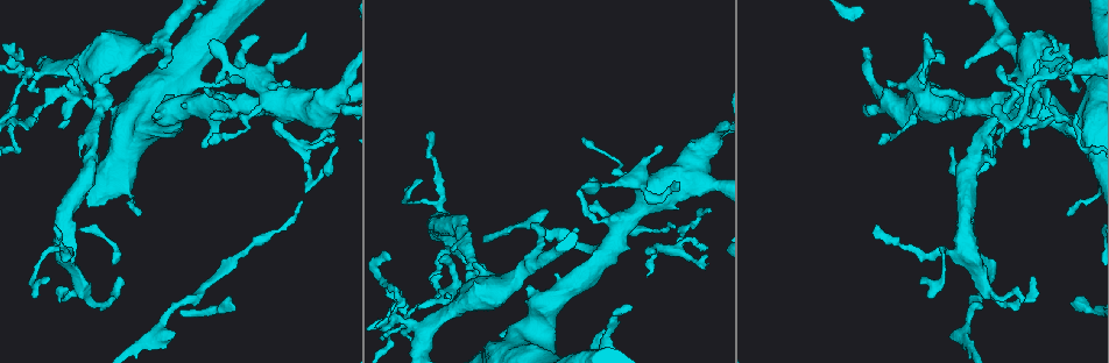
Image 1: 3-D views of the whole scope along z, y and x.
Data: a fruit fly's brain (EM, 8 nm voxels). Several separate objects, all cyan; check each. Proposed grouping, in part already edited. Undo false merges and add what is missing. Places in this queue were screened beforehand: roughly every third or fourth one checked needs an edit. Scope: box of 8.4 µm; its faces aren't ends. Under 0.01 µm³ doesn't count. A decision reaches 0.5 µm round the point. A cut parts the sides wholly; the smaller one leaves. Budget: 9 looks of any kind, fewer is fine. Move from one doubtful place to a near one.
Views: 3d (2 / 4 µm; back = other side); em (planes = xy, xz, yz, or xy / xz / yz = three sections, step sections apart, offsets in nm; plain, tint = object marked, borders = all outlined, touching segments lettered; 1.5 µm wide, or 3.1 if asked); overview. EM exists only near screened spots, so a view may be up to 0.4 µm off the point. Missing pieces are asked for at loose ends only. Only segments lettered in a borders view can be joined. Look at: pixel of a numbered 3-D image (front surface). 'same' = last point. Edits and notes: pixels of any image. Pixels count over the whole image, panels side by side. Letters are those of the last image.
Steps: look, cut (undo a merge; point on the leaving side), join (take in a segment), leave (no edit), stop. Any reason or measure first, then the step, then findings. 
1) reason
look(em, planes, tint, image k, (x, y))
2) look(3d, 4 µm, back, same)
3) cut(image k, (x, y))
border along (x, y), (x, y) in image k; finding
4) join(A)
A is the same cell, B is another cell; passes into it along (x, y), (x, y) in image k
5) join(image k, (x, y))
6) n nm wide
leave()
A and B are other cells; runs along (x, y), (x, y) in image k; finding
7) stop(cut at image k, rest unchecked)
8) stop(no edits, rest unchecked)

look(em, planes, plain, image 1, (606, 183))

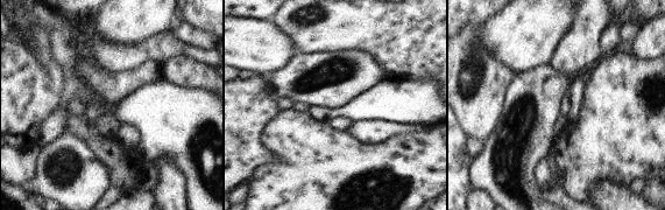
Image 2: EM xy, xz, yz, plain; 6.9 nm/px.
look(em, planes, borders, same)

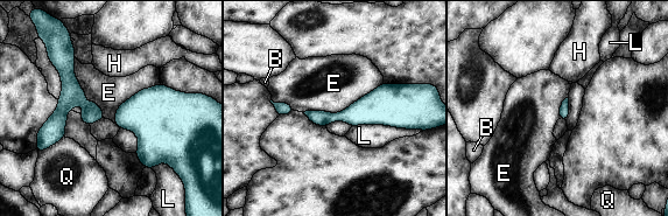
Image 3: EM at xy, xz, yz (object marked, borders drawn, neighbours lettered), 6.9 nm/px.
leave()
B, E, H, L and Q are other cells; border along (74, 57), (85, 99), (105, 118) in image 3; all the same cell

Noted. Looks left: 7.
free end
look(em, 3.1 µm, planes, borders, image 1, (159, 62))

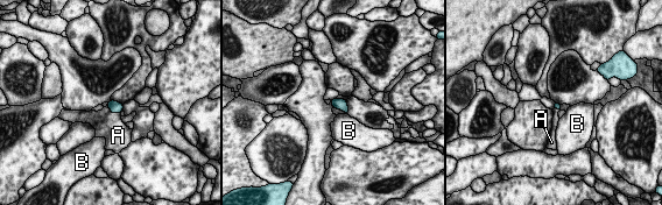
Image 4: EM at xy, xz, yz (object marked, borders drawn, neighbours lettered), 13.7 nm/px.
join(A)
A is the same cell, B is another cell; the cell continues

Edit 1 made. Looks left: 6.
branch stops here
look(3d, 2 µm, image 1, (140, 214))

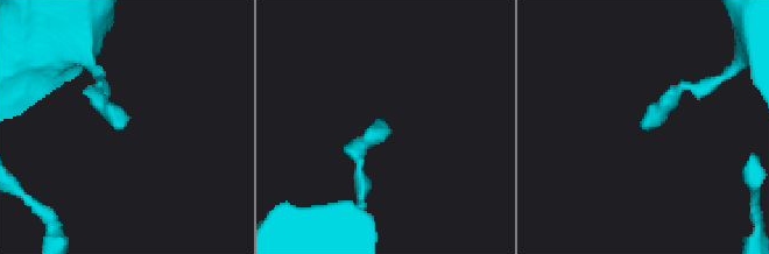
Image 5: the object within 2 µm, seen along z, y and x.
need the tissue
look(em, planes, borders, image 5, (127, 120))

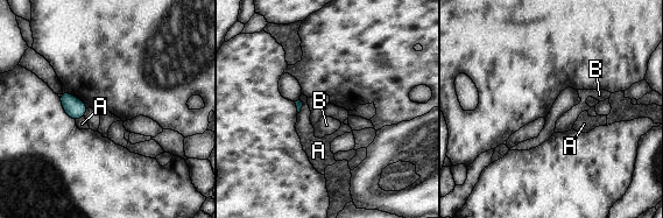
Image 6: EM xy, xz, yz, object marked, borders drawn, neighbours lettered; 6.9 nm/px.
leave()
A and B are other cells; border along (83, 115), (76, 120) in image 6; no lettered segment goes on from it

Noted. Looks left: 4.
sharp bend
look(3d, 4 µm, image 1, (315, 184))

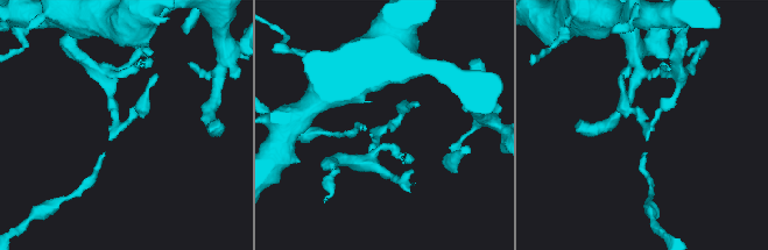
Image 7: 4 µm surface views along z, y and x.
look(em, xy, step 4, tint, image 7, (646, 130))

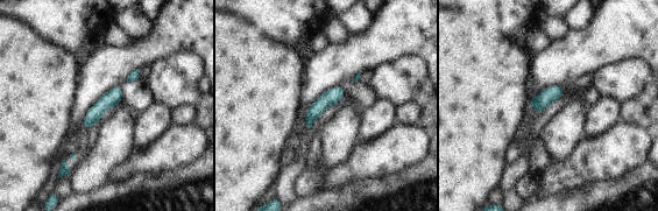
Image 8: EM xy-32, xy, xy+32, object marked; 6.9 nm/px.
cut it another way
look(em, planes, borders, same)

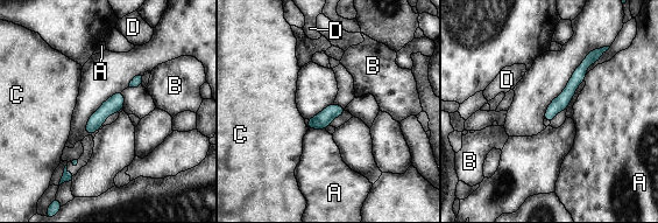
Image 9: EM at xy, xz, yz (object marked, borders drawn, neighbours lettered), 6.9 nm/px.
100 nm wide
leave()
A, B, C and D are other cells; runs along (593, 55), (564, 99), (547, 117) in image 9; all the same cell

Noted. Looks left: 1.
stop(join at image 4, rest unchecked)

